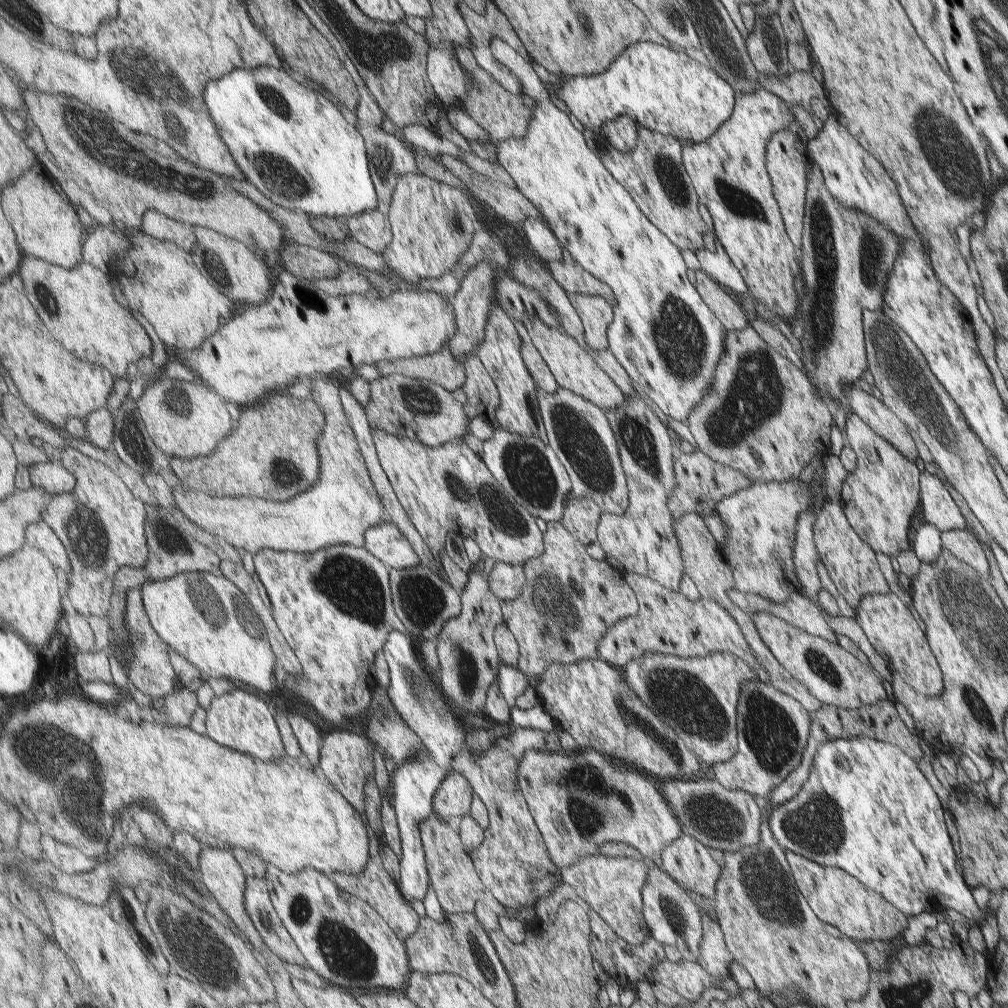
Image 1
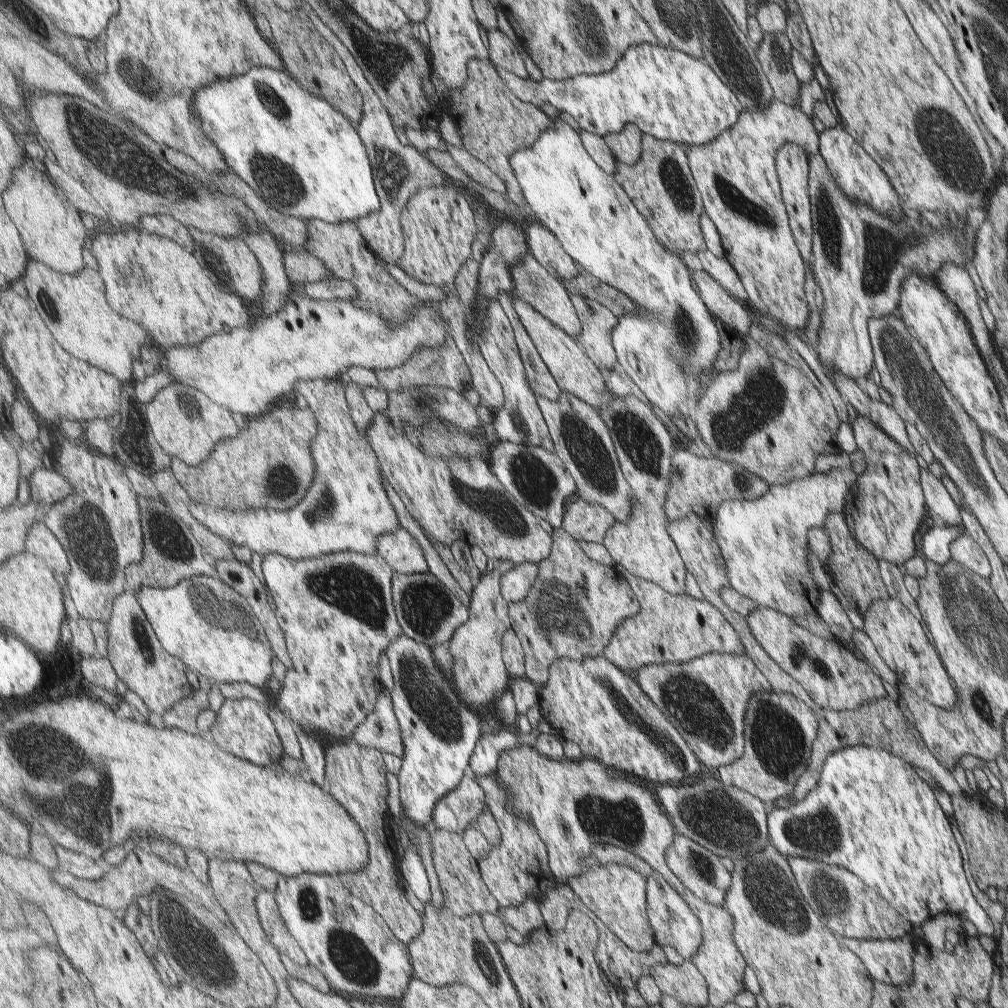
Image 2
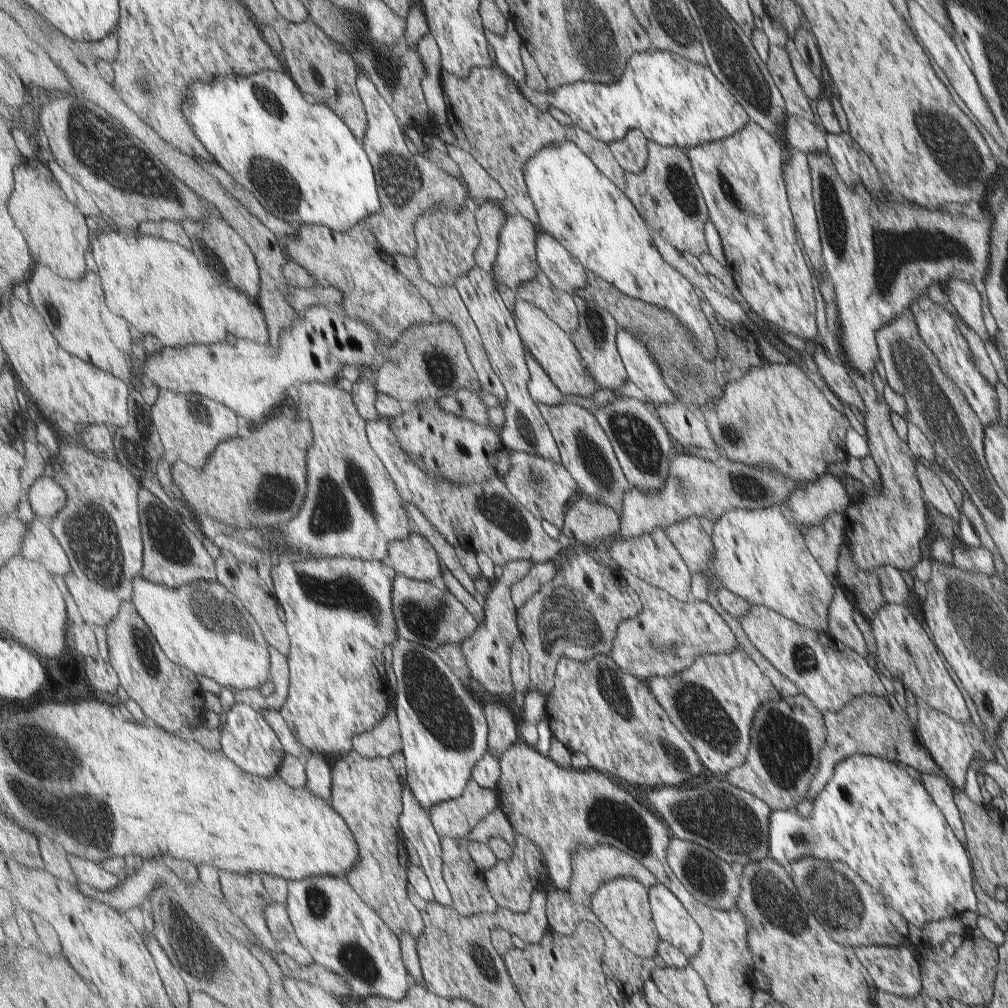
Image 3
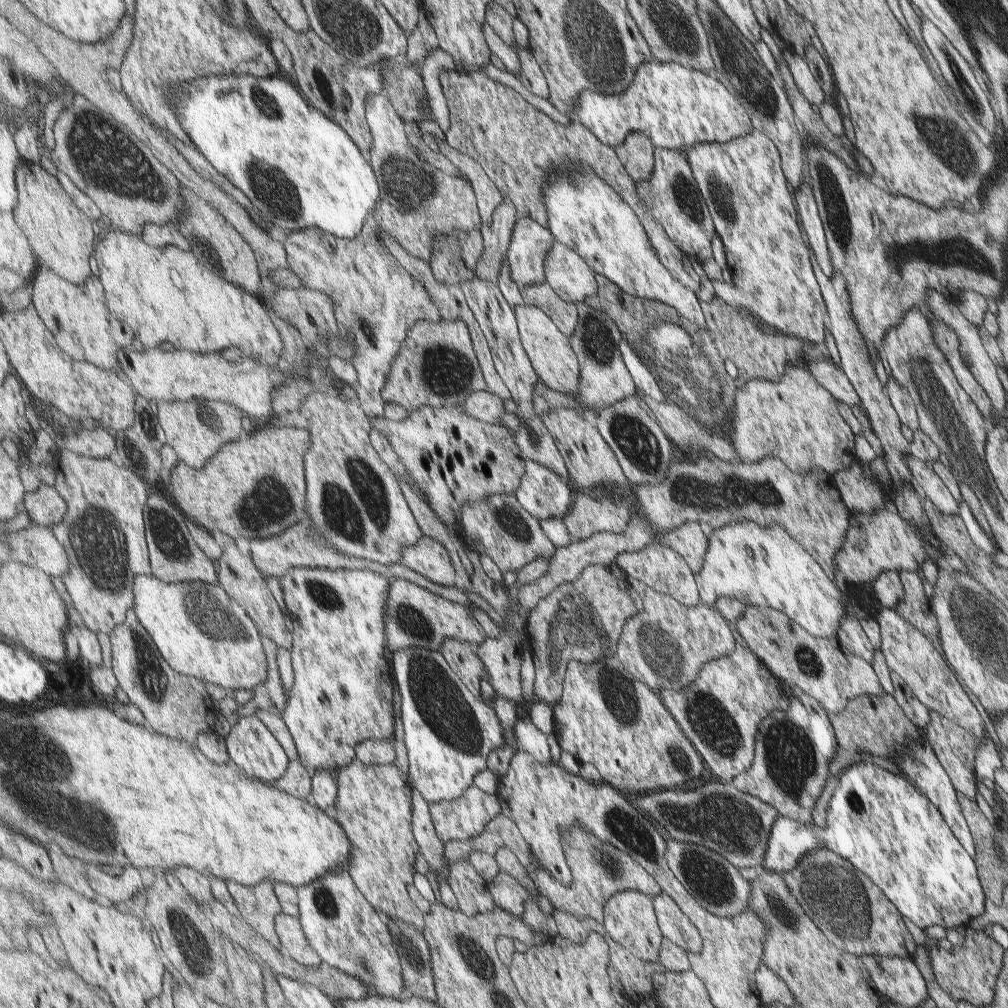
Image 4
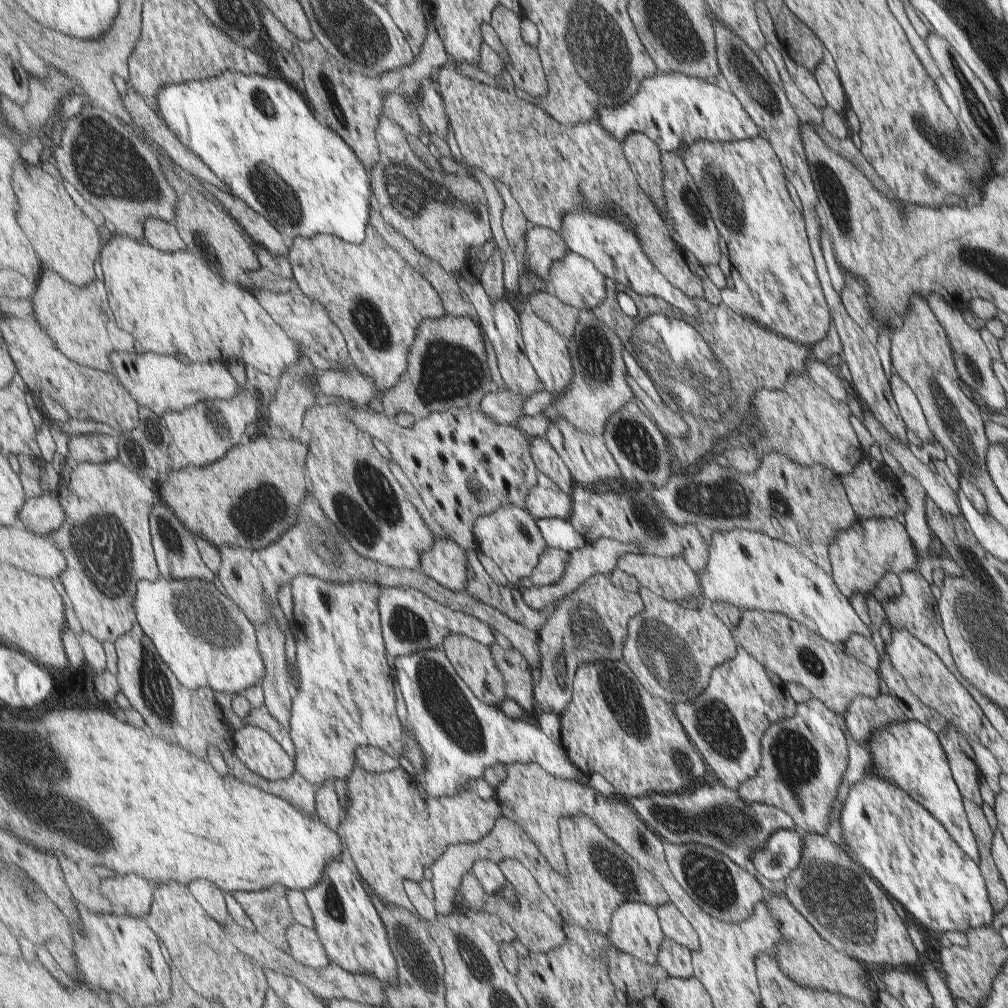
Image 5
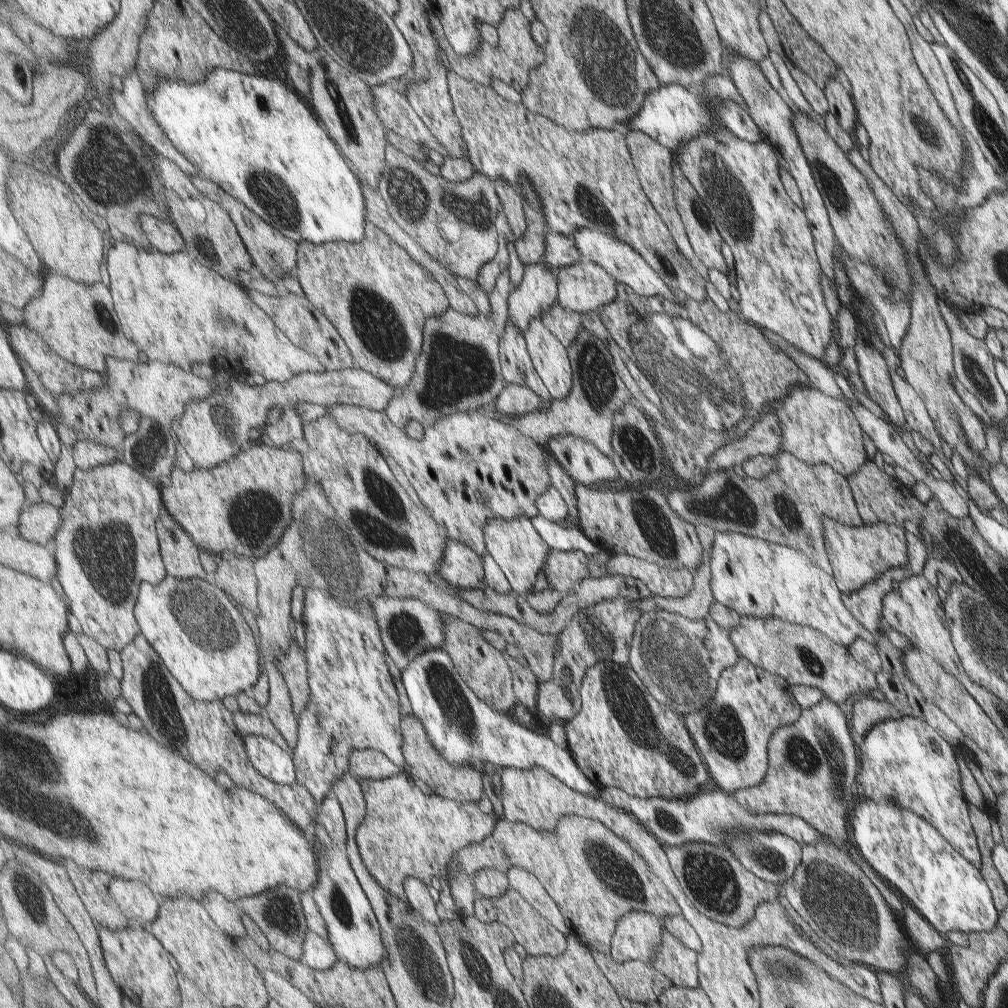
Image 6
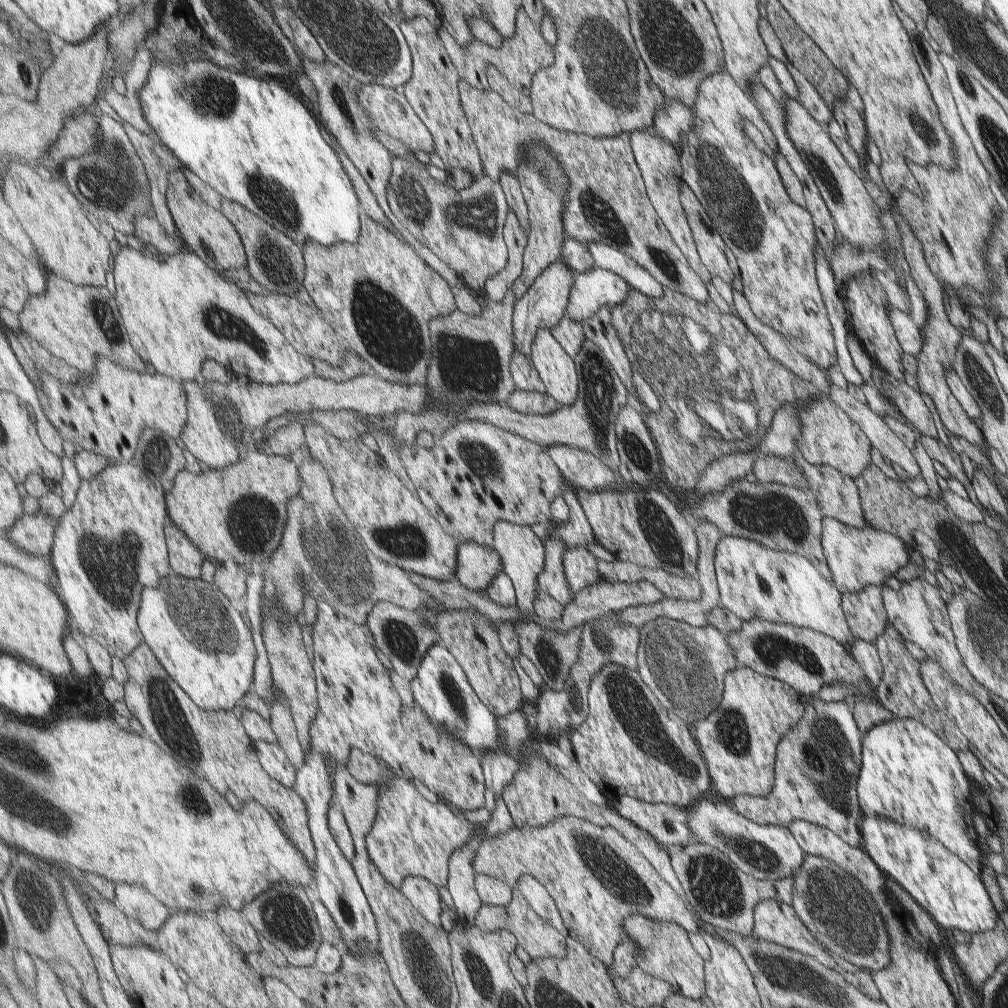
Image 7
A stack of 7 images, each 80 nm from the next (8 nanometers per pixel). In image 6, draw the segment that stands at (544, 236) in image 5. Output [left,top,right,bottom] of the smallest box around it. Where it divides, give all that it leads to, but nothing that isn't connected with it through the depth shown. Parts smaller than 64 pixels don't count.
[542,231,583,272]

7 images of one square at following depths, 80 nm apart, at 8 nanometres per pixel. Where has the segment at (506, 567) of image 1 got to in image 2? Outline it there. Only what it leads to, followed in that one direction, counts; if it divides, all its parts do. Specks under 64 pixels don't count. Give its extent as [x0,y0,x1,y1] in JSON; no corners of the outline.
[502,562,540,603]

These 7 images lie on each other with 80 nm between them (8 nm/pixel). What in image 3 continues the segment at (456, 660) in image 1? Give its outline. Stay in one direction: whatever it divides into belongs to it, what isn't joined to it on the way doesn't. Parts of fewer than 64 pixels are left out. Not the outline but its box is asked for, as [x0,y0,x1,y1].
[461,561,536,701]

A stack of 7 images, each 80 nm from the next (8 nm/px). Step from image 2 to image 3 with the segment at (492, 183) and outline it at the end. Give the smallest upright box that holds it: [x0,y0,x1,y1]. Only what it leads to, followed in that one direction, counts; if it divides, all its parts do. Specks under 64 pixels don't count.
[445,141,508,208]

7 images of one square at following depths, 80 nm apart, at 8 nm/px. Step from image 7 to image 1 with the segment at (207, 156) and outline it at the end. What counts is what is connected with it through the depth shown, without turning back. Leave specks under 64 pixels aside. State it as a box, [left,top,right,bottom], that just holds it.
[204,68,379,216]

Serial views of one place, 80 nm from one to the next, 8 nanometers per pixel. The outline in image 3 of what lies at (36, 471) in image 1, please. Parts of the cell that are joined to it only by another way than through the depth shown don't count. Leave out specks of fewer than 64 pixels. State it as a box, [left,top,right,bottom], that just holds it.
[25,475,67,520]

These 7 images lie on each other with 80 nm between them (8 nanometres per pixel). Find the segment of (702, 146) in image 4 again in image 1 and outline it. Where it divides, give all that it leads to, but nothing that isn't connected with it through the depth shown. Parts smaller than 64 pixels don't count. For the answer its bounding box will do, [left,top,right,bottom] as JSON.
[681,88,809,321]

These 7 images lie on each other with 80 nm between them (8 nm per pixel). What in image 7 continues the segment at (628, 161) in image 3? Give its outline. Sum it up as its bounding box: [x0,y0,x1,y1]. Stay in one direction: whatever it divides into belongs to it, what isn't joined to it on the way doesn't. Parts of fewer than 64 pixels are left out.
[629,130,709,282]

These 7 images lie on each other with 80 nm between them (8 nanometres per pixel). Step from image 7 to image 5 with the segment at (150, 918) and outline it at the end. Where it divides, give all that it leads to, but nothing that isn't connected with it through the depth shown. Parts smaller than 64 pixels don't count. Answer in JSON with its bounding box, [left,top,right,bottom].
[99,874,155,919]

